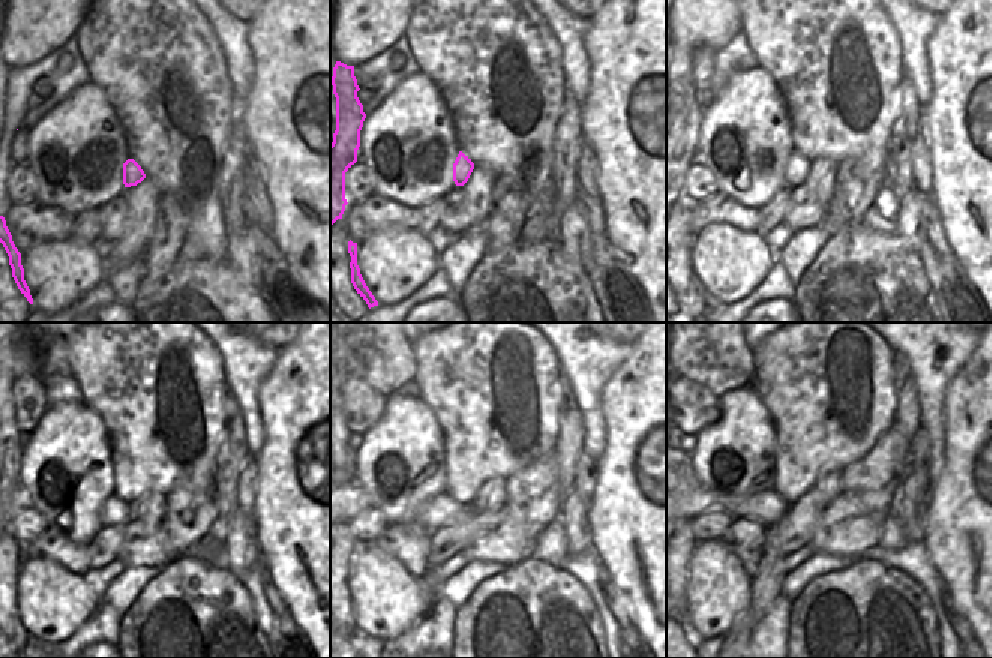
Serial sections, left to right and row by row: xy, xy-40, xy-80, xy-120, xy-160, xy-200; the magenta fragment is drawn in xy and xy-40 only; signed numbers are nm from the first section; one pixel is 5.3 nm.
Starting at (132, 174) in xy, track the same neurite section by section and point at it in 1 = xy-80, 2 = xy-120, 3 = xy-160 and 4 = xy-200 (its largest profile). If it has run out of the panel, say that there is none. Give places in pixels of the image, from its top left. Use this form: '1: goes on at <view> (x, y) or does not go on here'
1: goes on at xy-80 (796, 171)
2: goes on at xy-120 (114, 511)
3: goes on at xy-160 (440, 510)
4: goes on at xy-200 (767, 508)

